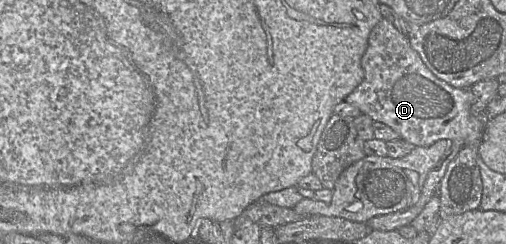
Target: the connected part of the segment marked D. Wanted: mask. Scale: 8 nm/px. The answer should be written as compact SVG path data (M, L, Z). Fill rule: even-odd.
M382 18L371 30L366 50L361 58L364 71L362 82L346 96L345 100L369 115L373 121L382 122L394 131L400 138L415 145L428 147L441 139L459 140L463 145L479 147L485 127L490 120L486 108L482 113L474 115L470 112L473 95L469 89L460 89L436 77L422 61L410 45L407 35L398 31L395 26Z

